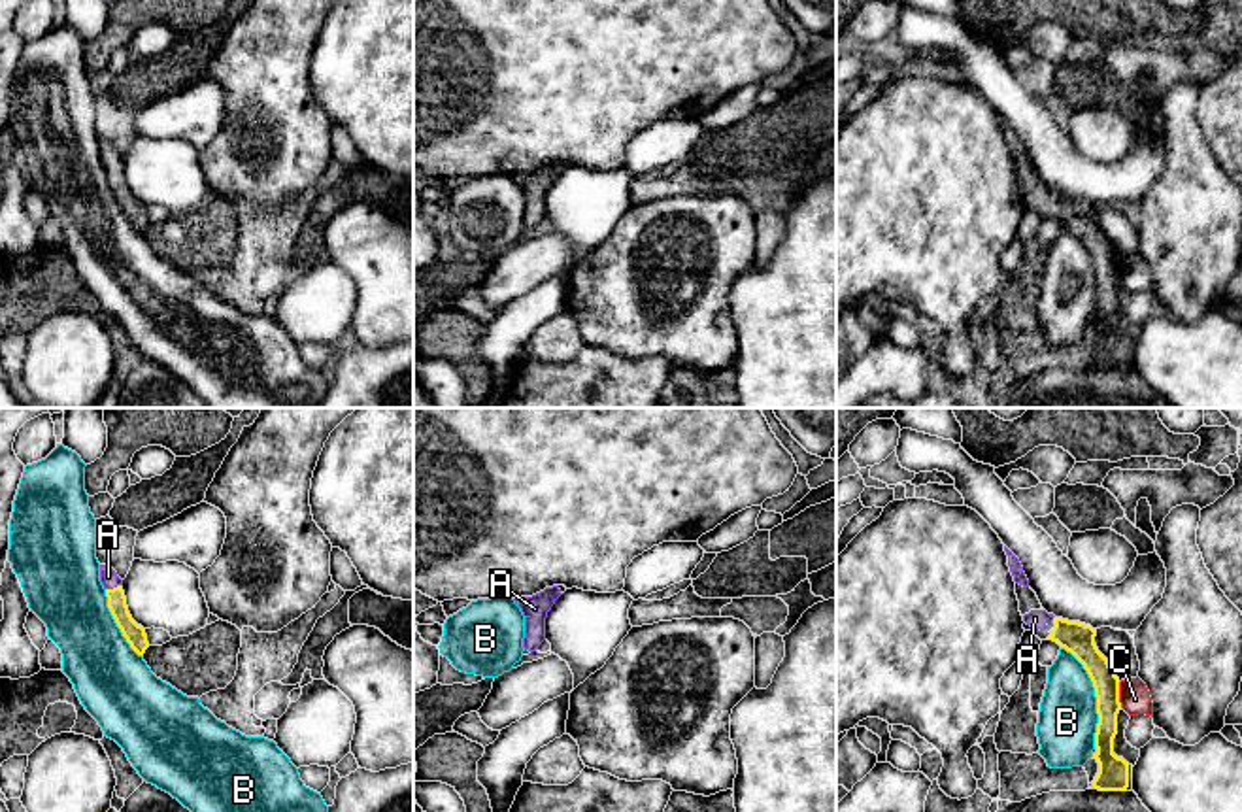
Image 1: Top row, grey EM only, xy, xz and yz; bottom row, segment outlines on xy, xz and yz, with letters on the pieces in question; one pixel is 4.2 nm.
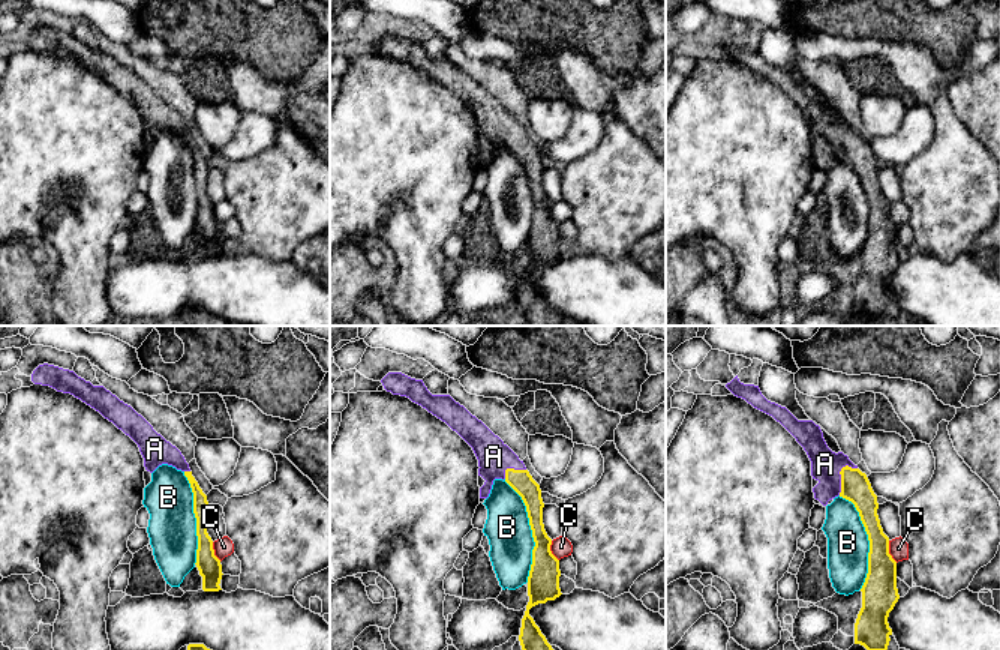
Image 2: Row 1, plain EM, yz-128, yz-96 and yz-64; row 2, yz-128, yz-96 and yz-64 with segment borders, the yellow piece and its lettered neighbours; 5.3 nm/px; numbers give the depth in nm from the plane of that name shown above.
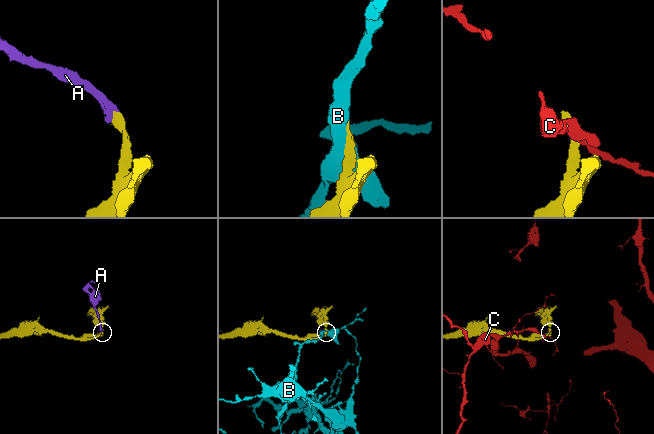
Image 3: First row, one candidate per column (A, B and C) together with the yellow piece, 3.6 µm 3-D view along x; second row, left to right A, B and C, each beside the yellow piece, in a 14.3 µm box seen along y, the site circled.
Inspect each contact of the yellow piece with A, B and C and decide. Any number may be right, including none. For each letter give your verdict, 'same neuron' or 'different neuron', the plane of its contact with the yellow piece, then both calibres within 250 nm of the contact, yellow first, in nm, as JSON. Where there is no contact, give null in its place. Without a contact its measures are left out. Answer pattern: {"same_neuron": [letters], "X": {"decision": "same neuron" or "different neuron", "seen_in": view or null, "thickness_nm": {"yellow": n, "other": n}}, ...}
{"same_neuron": ["A"], "A": {"decision": "same neuron", "seen_in": "xy", "thickness_nm": {"yellow": 90, "other": 80}}, "B": {"decision": "different neuron", "seen_in": "yz", "thickness_nm": {"yellow": 130, "other": 260}}, "C": {"decision": "different neuron", "seen_in": "yz", "thickness_nm": {"yellow": 110, "other": 130}}}

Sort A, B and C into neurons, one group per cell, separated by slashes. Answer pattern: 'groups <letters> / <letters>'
groups A / B / C

